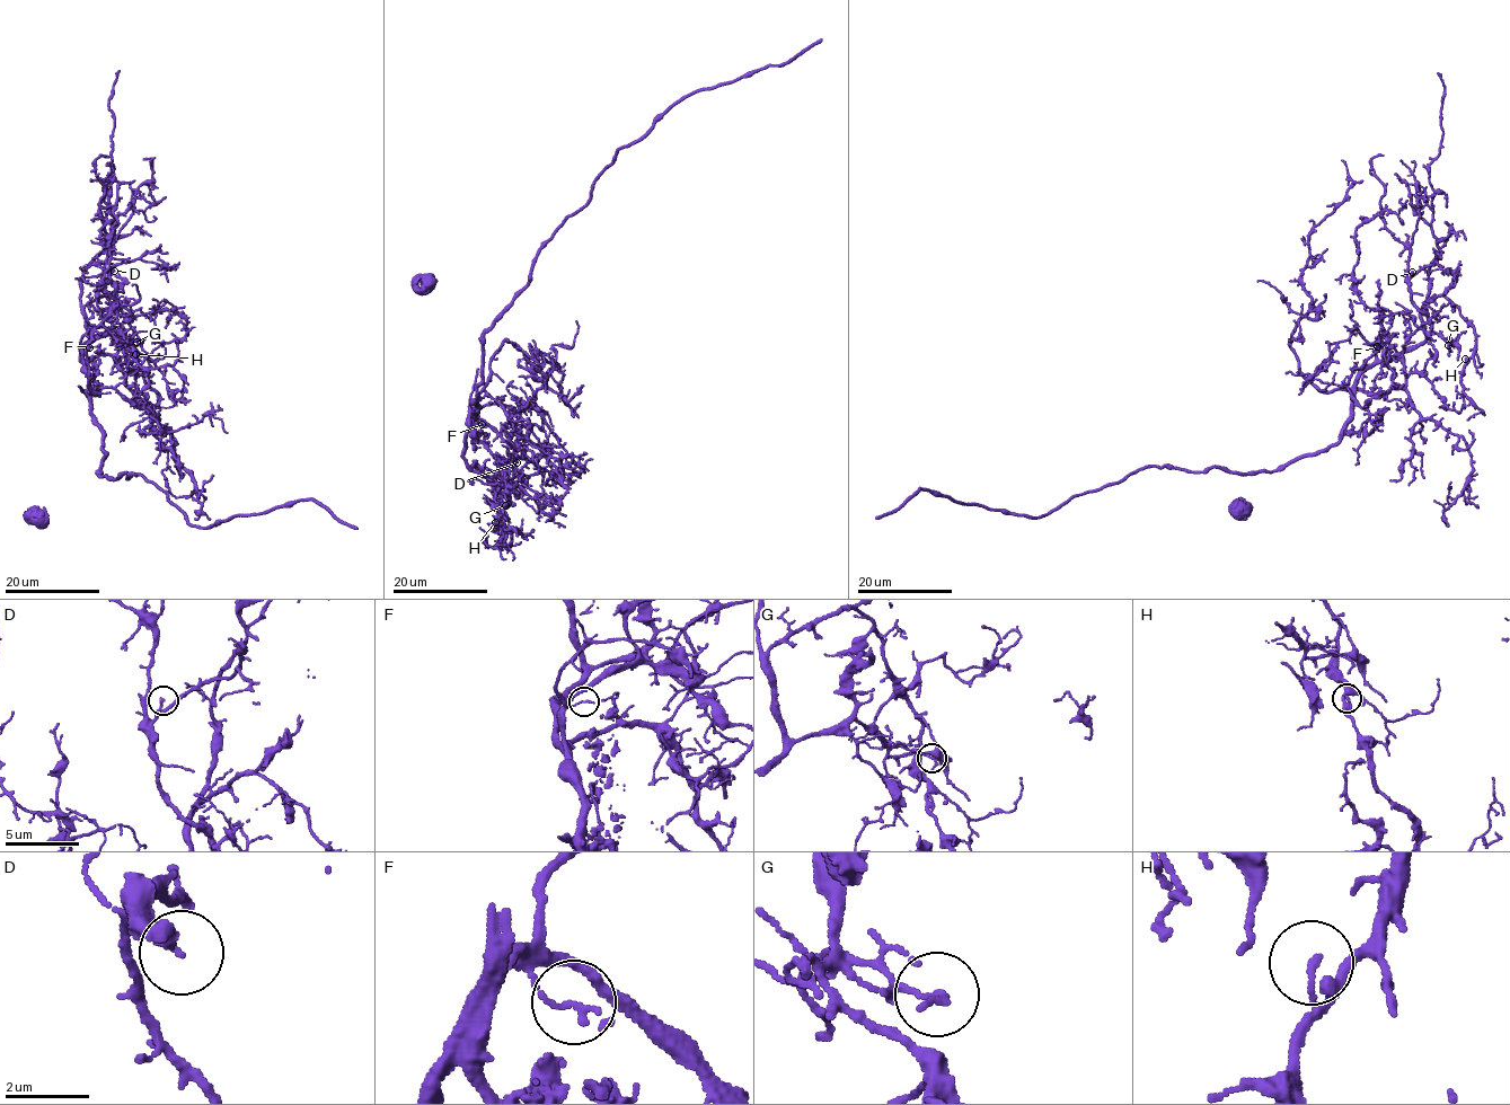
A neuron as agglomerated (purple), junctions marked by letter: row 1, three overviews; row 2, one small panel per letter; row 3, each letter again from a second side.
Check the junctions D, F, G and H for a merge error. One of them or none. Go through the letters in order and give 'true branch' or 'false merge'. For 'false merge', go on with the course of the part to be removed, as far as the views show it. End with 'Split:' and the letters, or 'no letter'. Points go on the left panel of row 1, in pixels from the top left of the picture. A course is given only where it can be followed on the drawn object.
D: true branch
F: false merge; course (89, 346), (94, 352), (97, 368), (93, 372), (94, 388), (88, 394), (81, 391), (78, 386)
G: true branch
H: true branch
Split: F

